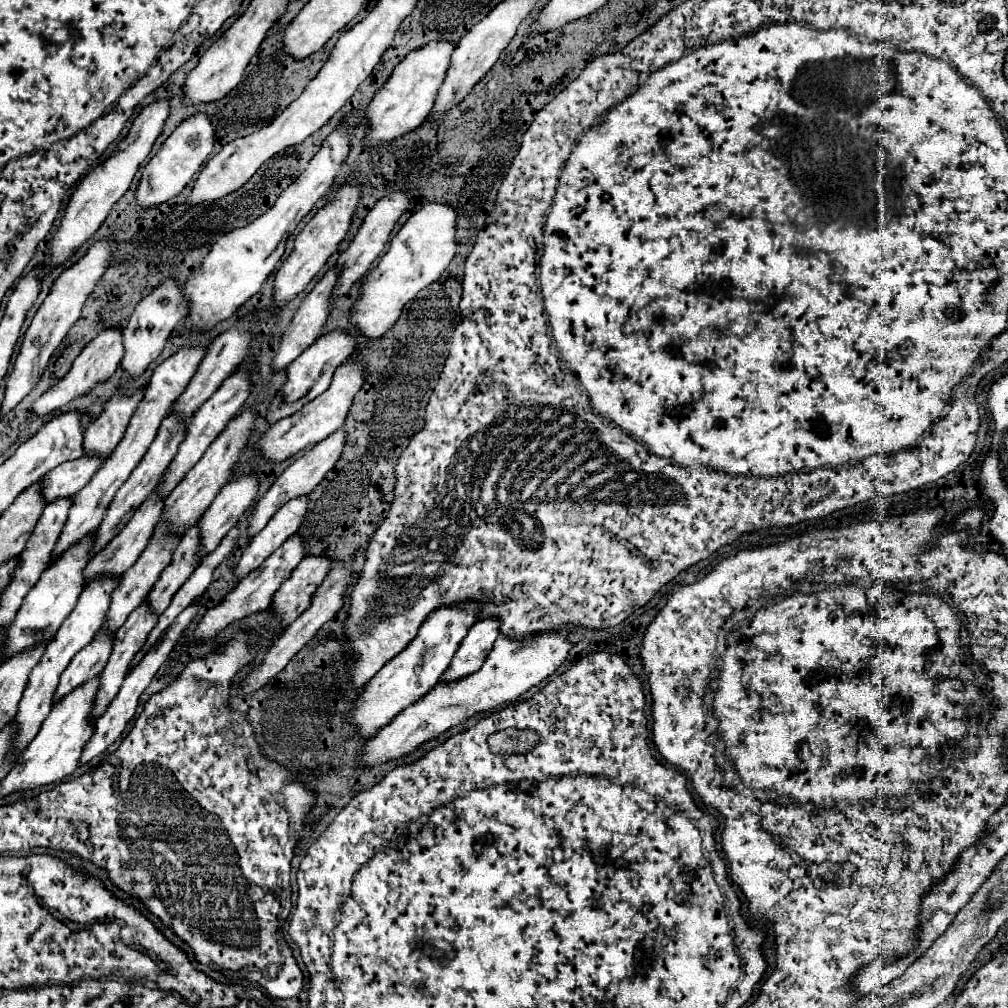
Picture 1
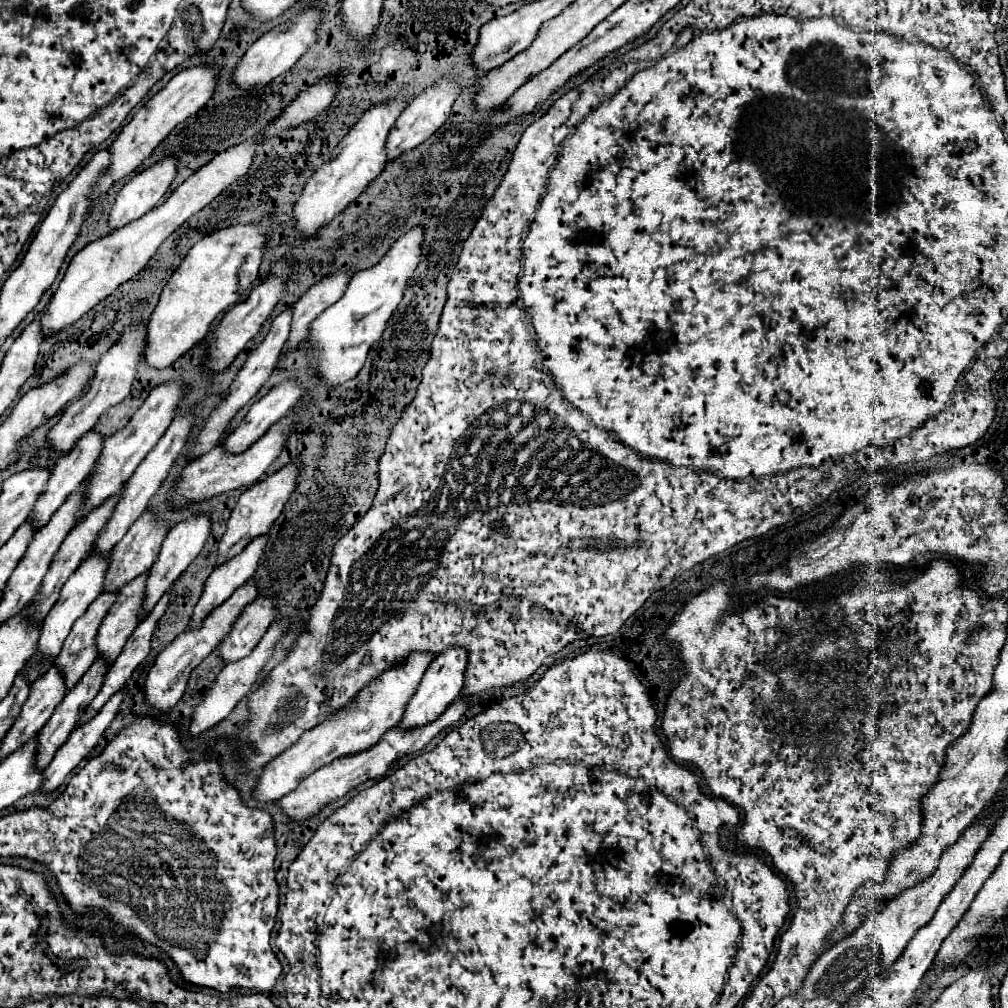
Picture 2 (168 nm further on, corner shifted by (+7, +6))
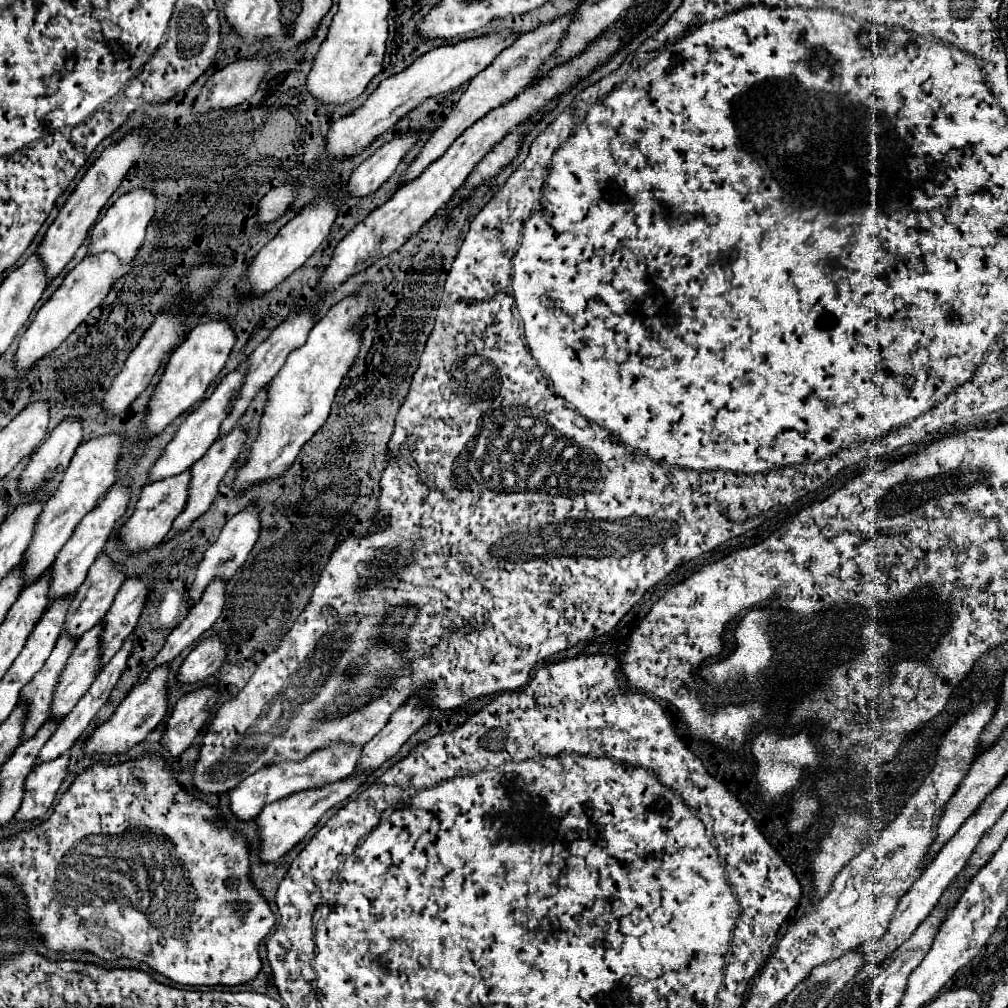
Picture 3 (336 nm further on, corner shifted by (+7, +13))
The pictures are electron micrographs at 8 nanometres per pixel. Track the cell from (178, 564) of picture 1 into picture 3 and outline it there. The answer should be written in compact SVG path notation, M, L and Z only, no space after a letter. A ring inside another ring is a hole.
M100 625L84 633L68 657L68 663L56 683L50 719L64 719L94 683L100 669L100 657L96 655L96 635L100 635Z

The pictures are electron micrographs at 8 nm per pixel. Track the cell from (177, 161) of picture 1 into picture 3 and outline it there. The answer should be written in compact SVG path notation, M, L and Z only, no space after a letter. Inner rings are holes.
M134 189L126 195L122 195L106 211L106 215L94 225L92 235L90 235L90 243L88 243L88 255L112 251L120 259L120 263L130 263L144 241L144 231L154 215L154 203L156 203L156 197L150 191L142 191L142 189Z

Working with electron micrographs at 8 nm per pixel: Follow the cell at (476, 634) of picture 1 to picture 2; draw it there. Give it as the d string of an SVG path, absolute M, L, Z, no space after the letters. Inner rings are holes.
M450 646L440 656L436 656L432 660L432 664L428 666L428 670L424 672L420 688L410 698L408 710L404 712L400 726L402 728L416 728L416 726L424 726L424 724L436 720L446 710L446 706L454 698L458 698L458 694L460 694L460 690L464 686L464 670L466 670L466 666L468 666L468 650L464 650L462 646Z

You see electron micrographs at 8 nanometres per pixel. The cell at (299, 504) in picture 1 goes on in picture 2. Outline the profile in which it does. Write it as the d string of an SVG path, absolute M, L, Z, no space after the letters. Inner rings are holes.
M262 534L256 540L252 540L238 556L234 556L232 560L226 560L224 566L220 564L206 580L204 584L204 592L202 598L198 600L196 608L194 608L194 616L190 620L190 626L198 626L200 620L216 606L220 606L224 600L228 600L228 596L232 596L232 592L242 586L258 568L258 562L264 554L264 548L268 544L270 534Z

